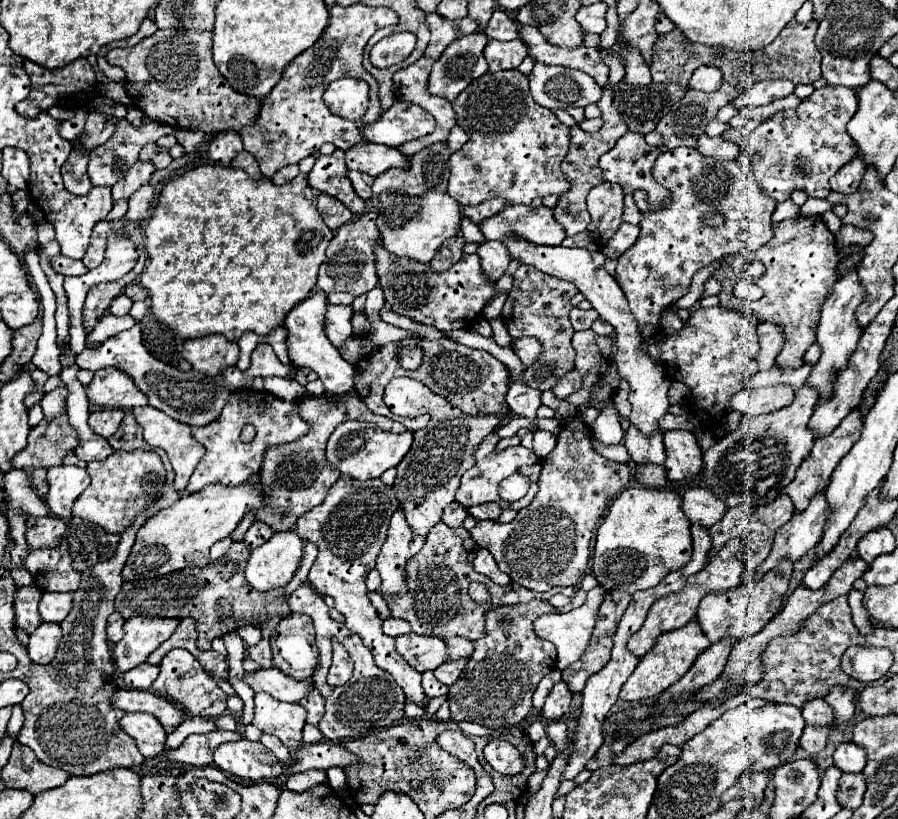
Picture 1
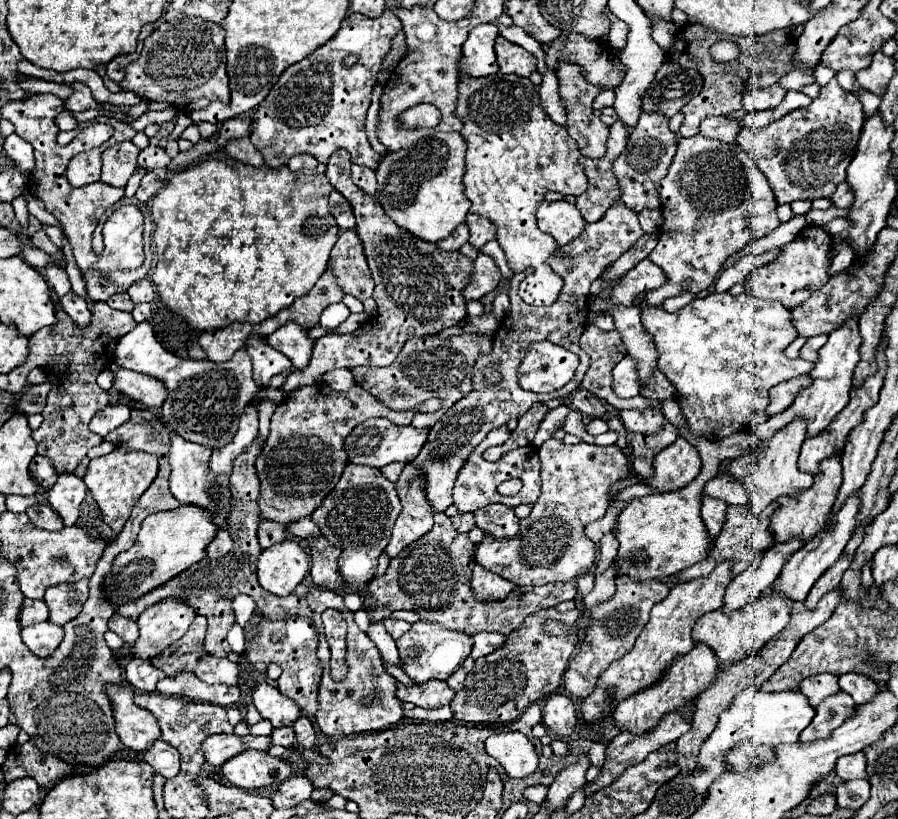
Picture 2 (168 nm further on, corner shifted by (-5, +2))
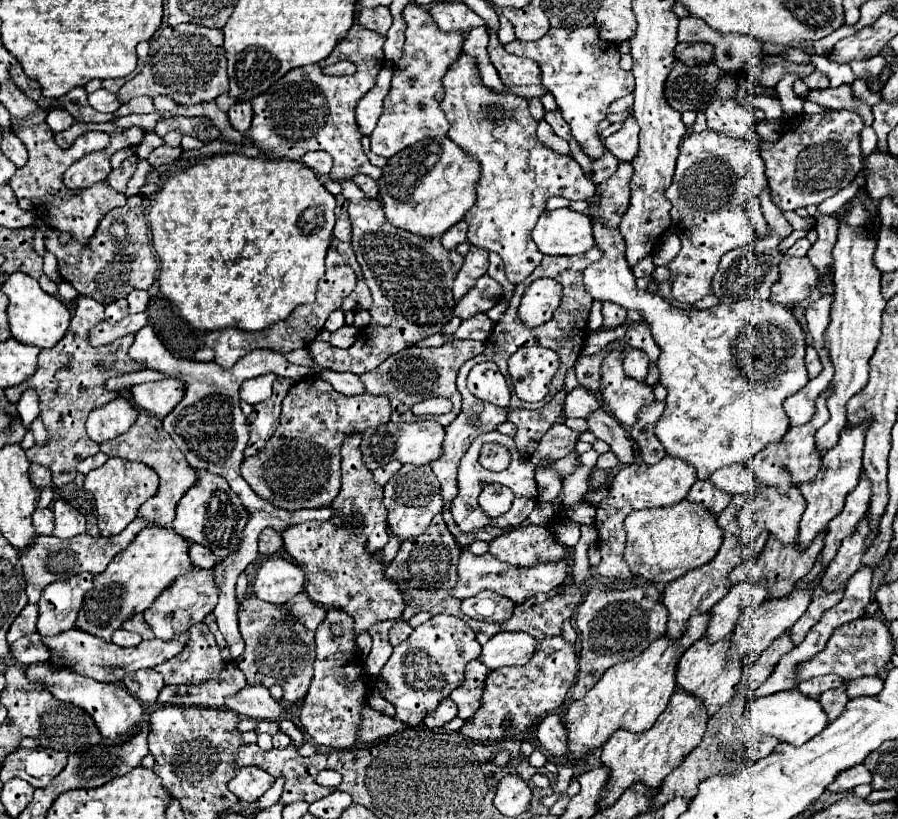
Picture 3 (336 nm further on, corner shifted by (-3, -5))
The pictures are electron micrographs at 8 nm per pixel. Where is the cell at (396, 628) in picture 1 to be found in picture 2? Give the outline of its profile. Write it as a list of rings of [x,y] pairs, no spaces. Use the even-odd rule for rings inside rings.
[[[386,618],[384,624],[386,624],[386,632],[390,632],[390,636],[394,640],[398,640],[404,632],[410,630],[410,624],[404,622],[404,620],[398,620],[398,618]]]

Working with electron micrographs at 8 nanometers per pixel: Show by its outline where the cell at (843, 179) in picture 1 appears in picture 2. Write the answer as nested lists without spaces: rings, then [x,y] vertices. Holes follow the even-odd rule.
[[[840,184],[830,200],[832,200],[832,204],[834,204],[836,208],[848,208],[848,204],[852,204],[850,186],[848,186],[848,184]]]

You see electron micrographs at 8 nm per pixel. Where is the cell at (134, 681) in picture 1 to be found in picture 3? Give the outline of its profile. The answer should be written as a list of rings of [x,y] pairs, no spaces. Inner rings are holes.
[[[154,669],[134,671],[134,673],[126,675],[122,681],[124,681],[124,687],[144,703],[156,703],[156,697],[158,697],[160,689],[164,687],[162,675],[156,673]]]

